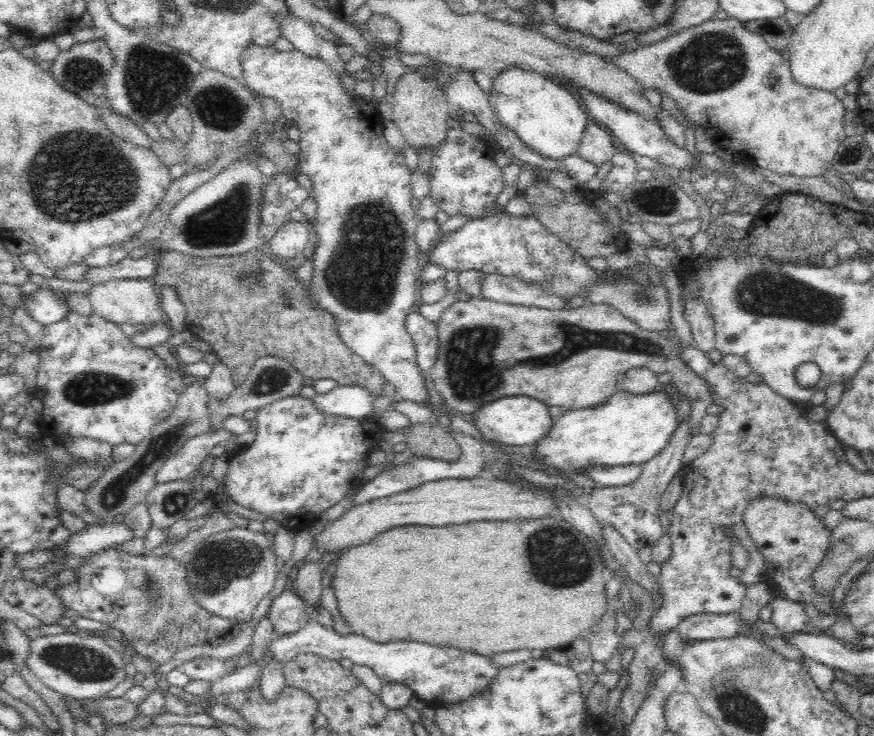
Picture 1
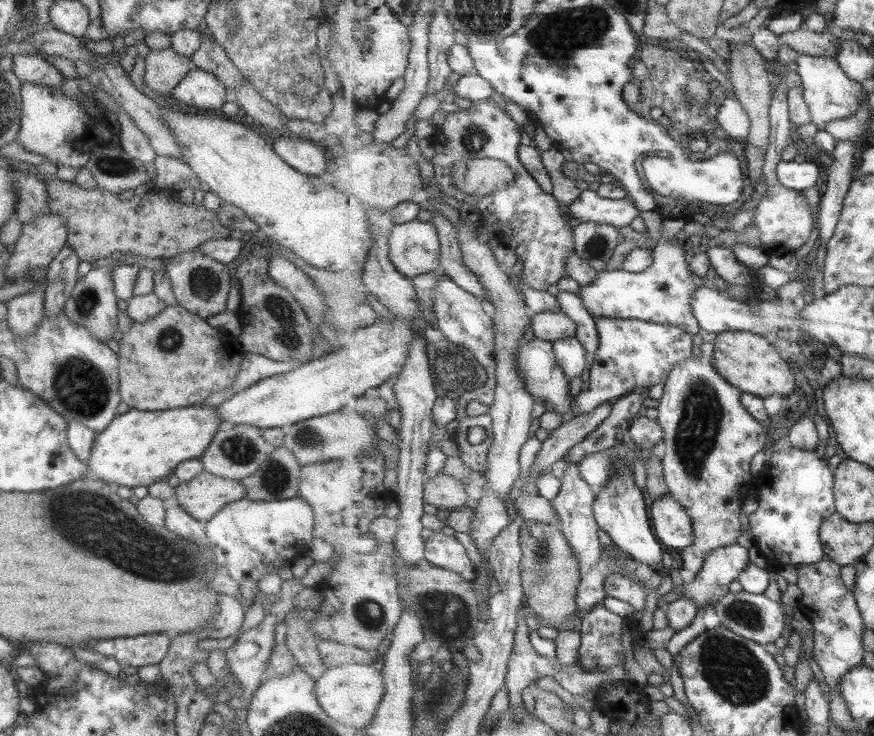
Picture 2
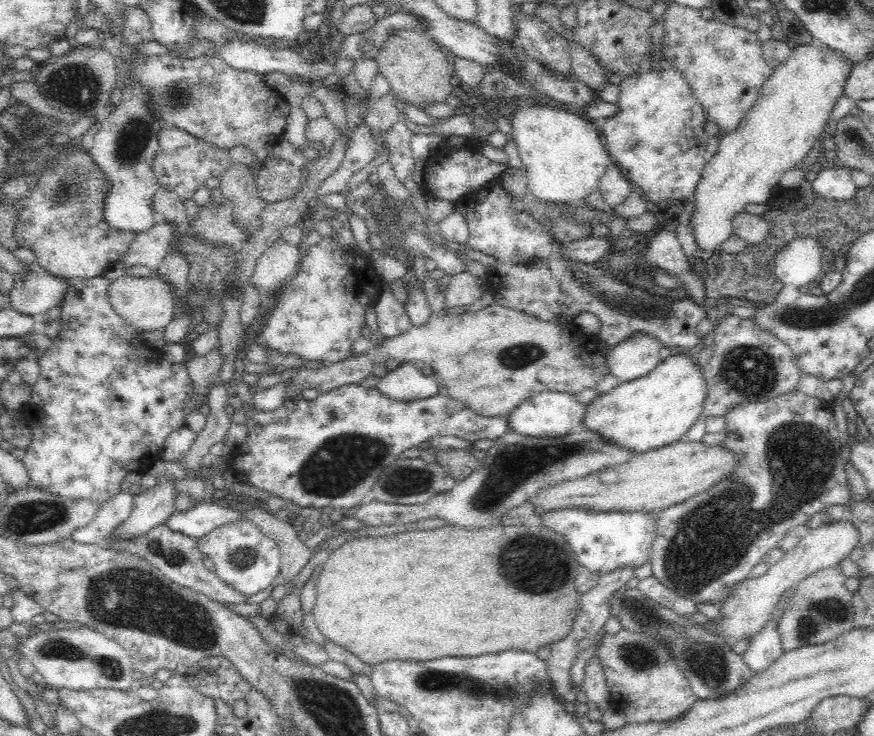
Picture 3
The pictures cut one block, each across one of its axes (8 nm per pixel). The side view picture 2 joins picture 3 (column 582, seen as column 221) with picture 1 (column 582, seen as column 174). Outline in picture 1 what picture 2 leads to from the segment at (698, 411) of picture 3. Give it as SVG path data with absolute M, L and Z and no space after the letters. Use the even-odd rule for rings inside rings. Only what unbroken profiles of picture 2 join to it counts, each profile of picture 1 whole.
M619 389L596 406L563 412L554 420L550 432L534 444L537 460L573 473L590 464L641 465L668 444L678 424L675 405L663 391L634 395Z

